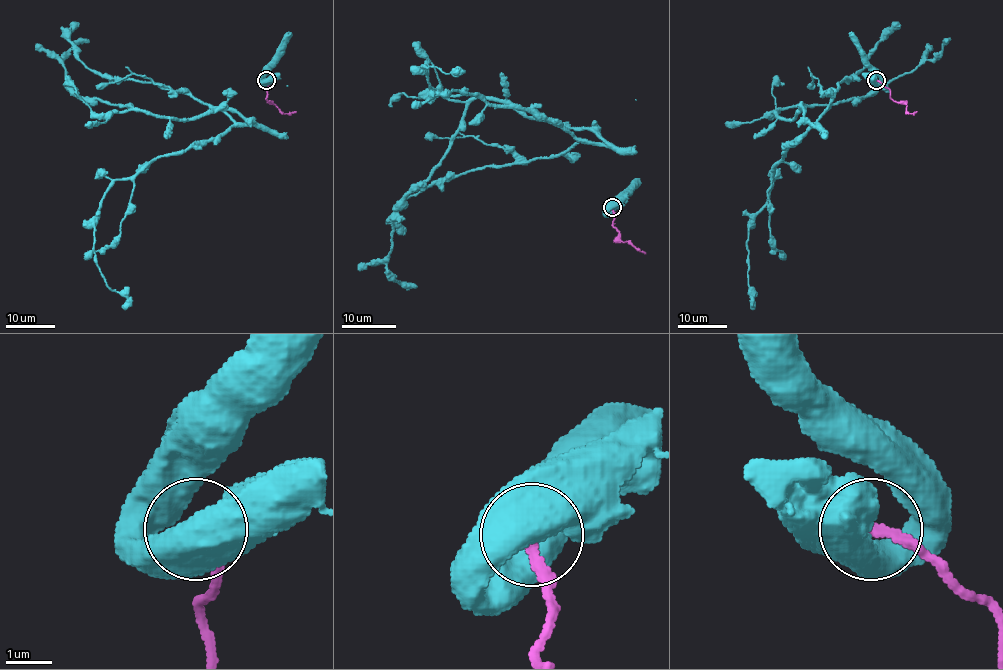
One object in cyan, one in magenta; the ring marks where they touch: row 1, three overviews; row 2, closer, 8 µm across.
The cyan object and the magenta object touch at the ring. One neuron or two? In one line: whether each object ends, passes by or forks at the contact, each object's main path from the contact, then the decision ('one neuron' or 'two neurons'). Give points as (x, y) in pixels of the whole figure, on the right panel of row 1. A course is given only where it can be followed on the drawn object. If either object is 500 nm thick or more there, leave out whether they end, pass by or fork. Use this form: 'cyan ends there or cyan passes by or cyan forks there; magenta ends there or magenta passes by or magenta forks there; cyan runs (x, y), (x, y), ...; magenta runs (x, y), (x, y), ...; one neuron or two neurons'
cyan runs (875, 81), (832, 93), (815, 126), (802, 110), (794, 119), (776, 111), (864, 98), (933, 58), (948, 40); magenta runs (875, 81), (889, 89), (890, 97), (896, 102), (902, 102), (909, 113), (917, 111); two neurons

